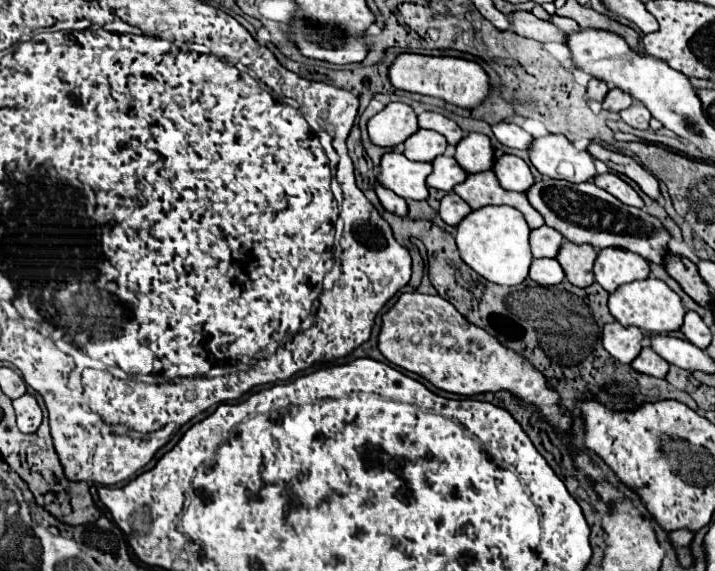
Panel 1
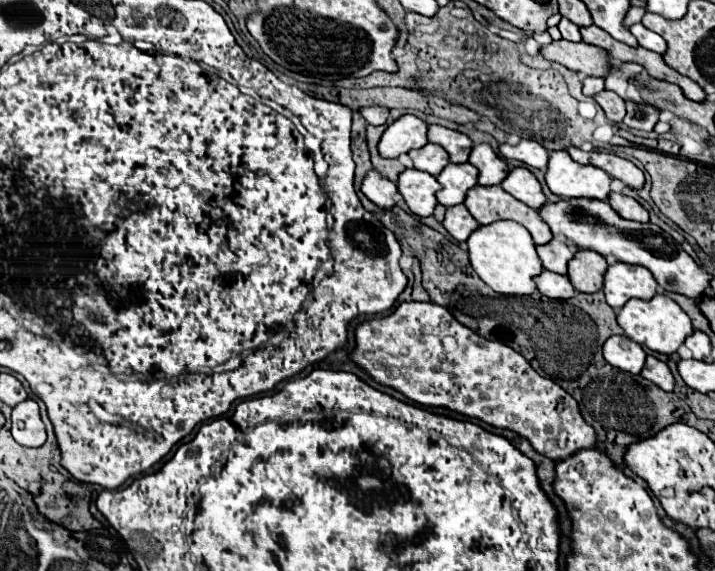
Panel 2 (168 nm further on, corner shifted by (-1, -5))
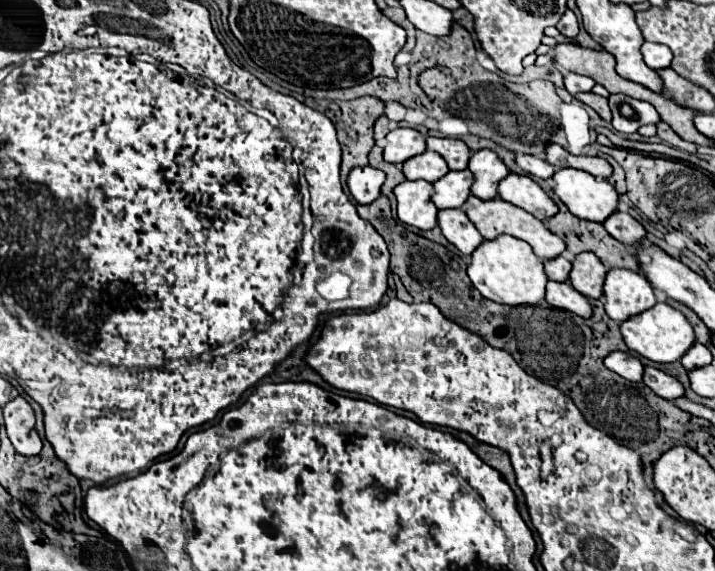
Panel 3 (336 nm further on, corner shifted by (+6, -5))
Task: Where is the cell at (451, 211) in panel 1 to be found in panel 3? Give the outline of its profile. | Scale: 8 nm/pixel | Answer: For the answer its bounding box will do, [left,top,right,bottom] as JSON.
[437,209,485,255]

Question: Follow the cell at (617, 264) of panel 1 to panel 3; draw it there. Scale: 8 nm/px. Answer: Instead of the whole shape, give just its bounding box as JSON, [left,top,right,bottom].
[605,269,657,323]

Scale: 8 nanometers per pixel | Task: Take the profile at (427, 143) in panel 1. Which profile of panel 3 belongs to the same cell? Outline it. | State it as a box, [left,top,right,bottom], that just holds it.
[403,151,449,183]

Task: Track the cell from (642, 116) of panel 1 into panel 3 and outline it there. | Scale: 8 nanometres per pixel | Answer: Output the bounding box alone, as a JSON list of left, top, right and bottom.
[609,95,659,133]

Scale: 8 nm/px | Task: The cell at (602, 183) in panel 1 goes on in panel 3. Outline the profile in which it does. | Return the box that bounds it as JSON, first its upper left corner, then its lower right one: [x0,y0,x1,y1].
[603,211,645,247]

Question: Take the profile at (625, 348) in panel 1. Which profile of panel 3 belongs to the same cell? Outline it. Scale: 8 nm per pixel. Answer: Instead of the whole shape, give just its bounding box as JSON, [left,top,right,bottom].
[605,351,643,381]

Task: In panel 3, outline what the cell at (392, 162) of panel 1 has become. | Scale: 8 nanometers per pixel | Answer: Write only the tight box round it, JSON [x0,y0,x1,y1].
[395,181,437,231]

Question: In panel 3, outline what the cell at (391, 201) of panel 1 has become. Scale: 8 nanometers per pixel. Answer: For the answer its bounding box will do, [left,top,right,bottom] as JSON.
[347,167,385,203]

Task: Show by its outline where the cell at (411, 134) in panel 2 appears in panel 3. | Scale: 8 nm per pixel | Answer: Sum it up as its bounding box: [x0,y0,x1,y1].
[385,129,427,163]

